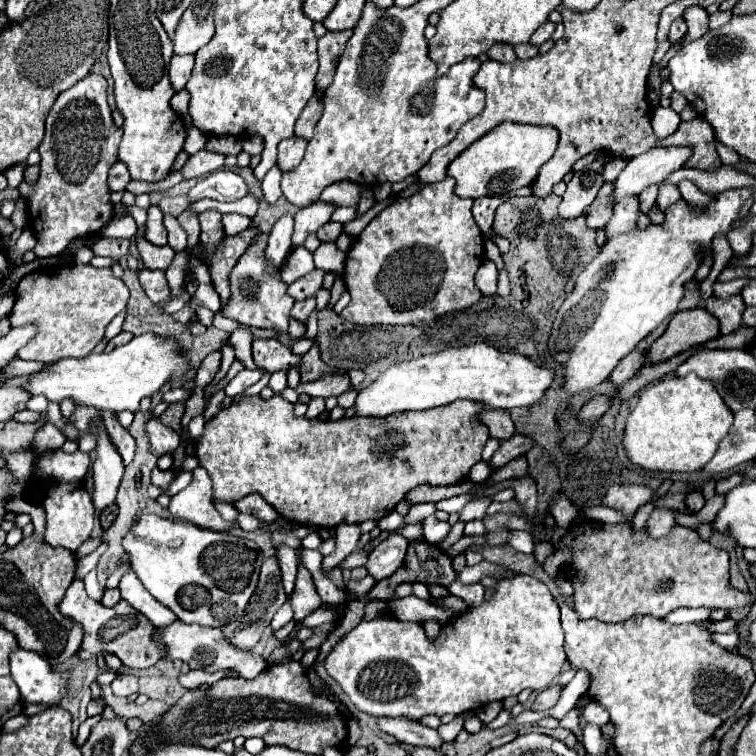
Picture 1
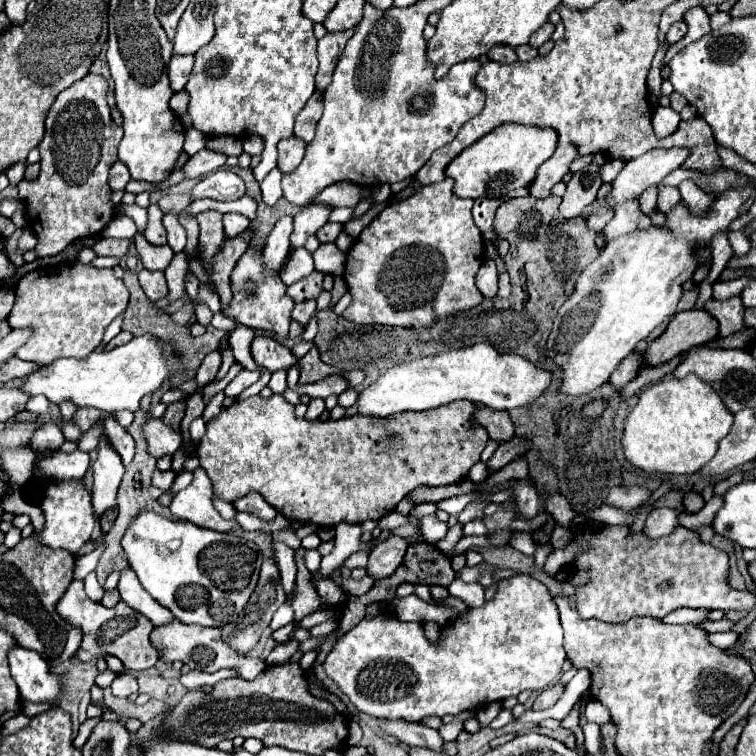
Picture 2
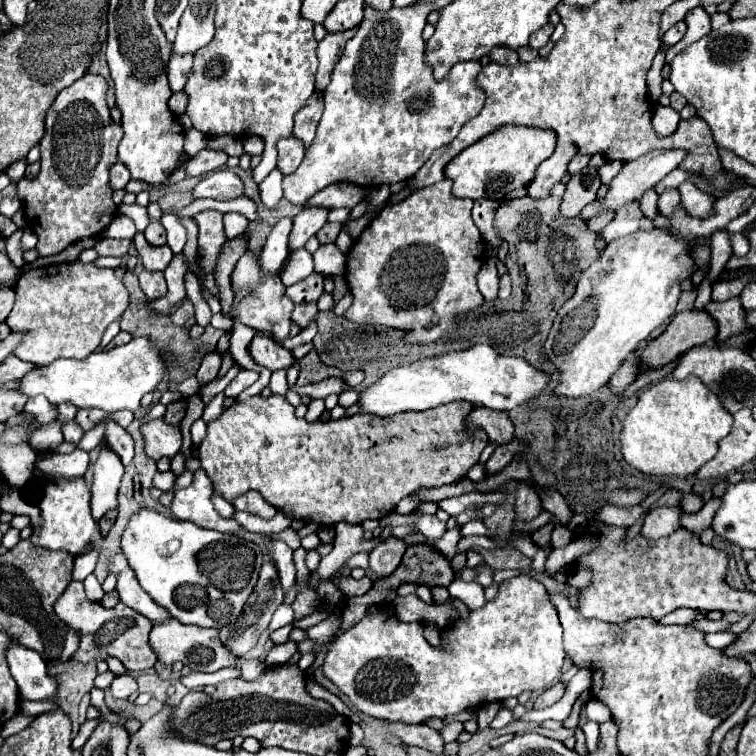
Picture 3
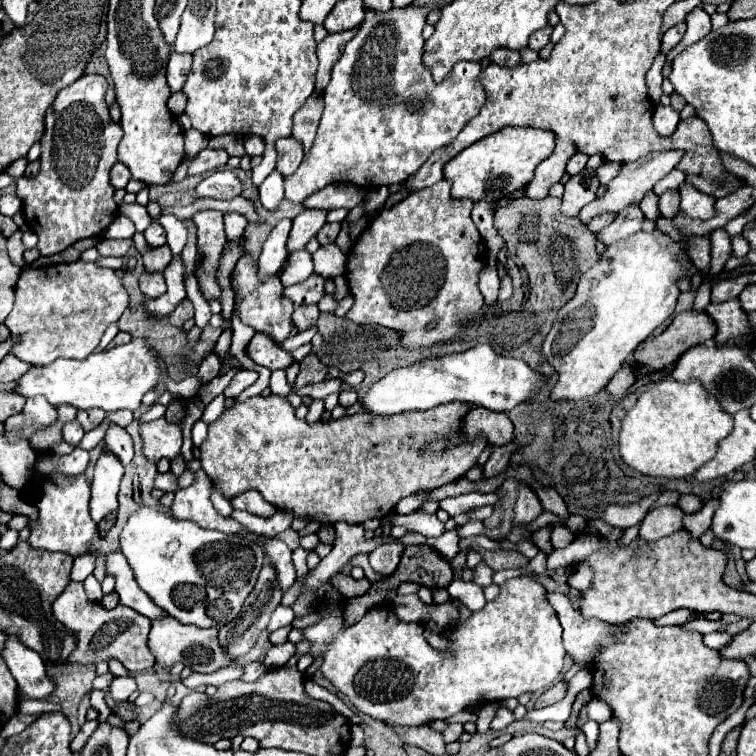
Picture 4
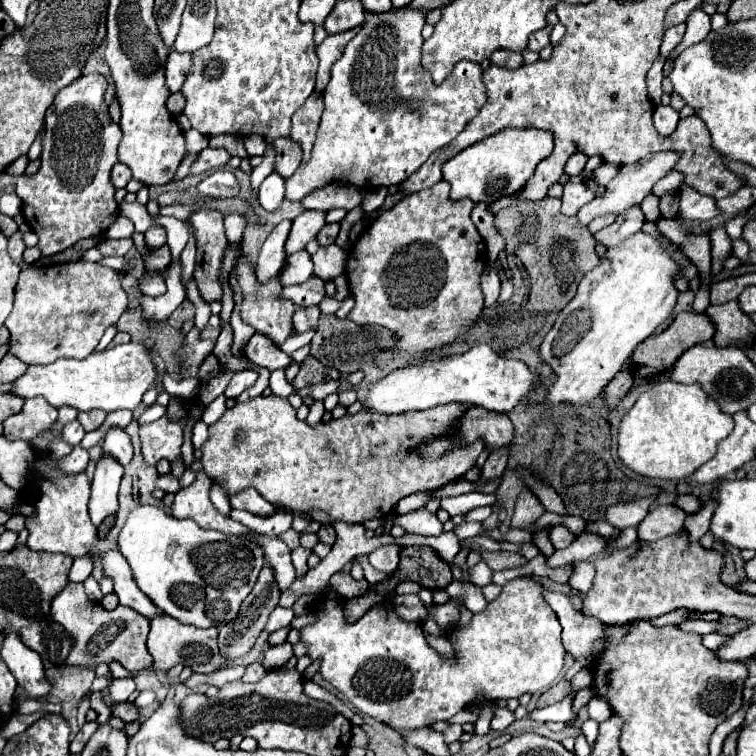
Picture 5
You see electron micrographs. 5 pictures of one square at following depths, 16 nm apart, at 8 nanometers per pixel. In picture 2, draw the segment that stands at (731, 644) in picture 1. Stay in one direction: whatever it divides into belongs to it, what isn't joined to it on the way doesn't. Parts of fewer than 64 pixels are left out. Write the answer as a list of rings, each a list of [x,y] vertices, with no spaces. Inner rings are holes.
[[[735,632],[726,633],[711,633],[708,636],[708,641],[714,646],[722,649],[732,648],[738,641],[739,635]]]

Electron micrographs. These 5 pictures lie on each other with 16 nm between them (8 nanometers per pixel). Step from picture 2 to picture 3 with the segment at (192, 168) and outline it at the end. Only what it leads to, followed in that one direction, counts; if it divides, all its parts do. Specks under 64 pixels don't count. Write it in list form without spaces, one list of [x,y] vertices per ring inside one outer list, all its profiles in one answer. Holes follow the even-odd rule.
[[[200,150],[196,156],[192,156],[186,164],[186,176],[192,178],[192,176],[202,176],[202,174],[208,174],[212,170],[218,170],[226,164],[228,156],[224,152],[216,152],[216,150]]]

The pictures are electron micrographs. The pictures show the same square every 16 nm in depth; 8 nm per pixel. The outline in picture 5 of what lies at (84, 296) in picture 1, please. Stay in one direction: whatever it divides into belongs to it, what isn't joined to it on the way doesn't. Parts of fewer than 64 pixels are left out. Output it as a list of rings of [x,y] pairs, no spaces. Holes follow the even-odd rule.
[[[94,262],[56,266],[22,266],[16,300],[6,328],[12,336],[10,352],[26,364],[50,364],[58,358],[86,358],[98,346],[104,330],[118,322],[128,306],[128,294],[112,268]]]

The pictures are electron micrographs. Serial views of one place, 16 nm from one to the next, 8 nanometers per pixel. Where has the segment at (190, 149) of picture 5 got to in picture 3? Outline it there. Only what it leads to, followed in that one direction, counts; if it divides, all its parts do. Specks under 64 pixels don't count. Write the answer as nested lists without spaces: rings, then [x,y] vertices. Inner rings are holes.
[[[190,128],[190,130],[186,130],[184,152],[186,152],[188,156],[194,156],[194,154],[198,154],[202,148],[206,148],[206,142],[208,142],[208,136],[206,136],[206,134],[202,134],[202,132],[196,130],[196,128]]]

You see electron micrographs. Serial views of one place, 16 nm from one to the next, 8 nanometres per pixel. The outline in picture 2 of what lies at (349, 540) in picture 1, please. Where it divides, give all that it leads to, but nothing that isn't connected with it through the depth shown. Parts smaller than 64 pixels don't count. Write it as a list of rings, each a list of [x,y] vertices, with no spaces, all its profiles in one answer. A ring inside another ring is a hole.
[[[344,522],[338,524],[338,526],[336,526],[336,546],[334,546],[332,554],[328,554],[328,556],[322,558],[320,572],[322,572],[324,576],[330,576],[330,572],[336,570],[336,568],[340,568],[342,562],[344,562],[350,554],[368,548],[370,542],[364,544],[364,546],[360,546],[360,536],[362,536],[362,530],[360,530],[358,524],[346,524]]]

